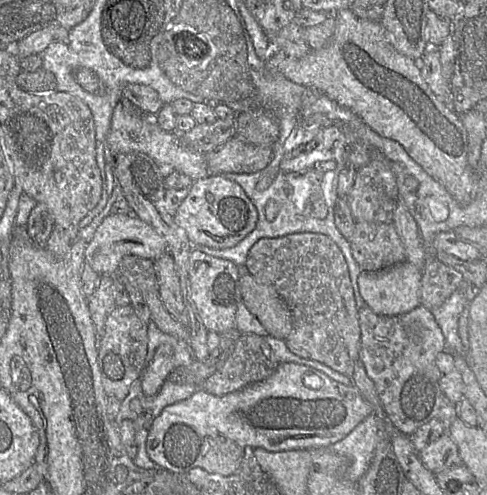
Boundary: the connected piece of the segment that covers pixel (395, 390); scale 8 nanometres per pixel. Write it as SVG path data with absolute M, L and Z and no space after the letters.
M420 304L405 314L383 316L365 305L358 309L358 319L361 331L359 362L374 383L387 421L395 430L407 436L413 435L420 426L432 419L440 420L448 430L457 417L457 407L443 394L439 385L440 371L435 361L437 355L446 350L446 343L432 312Z

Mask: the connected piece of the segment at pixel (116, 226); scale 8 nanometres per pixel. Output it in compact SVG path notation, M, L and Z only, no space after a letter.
M110 214L96 229L85 248L85 263L99 275L114 275L122 258L134 255L155 260L167 252L167 242L150 225L134 214Z

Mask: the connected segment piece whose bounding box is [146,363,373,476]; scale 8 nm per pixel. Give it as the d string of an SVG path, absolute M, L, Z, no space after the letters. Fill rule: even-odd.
M280 363L265 380L236 392L215 396L199 388L189 399L165 407L148 433L146 449L159 468L174 474L186 475L191 469L199 467L209 473L229 476L240 466L246 446L271 452L326 448L342 440L371 414L372 406L353 385L334 381L310 366Z

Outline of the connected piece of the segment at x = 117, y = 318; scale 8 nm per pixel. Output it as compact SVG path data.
M116 306L105 322L104 335L99 342L98 366L101 373L102 385L108 396L117 397L121 402L127 397L131 385L142 377L146 366L148 352L148 325L143 323L136 315L133 307Z

